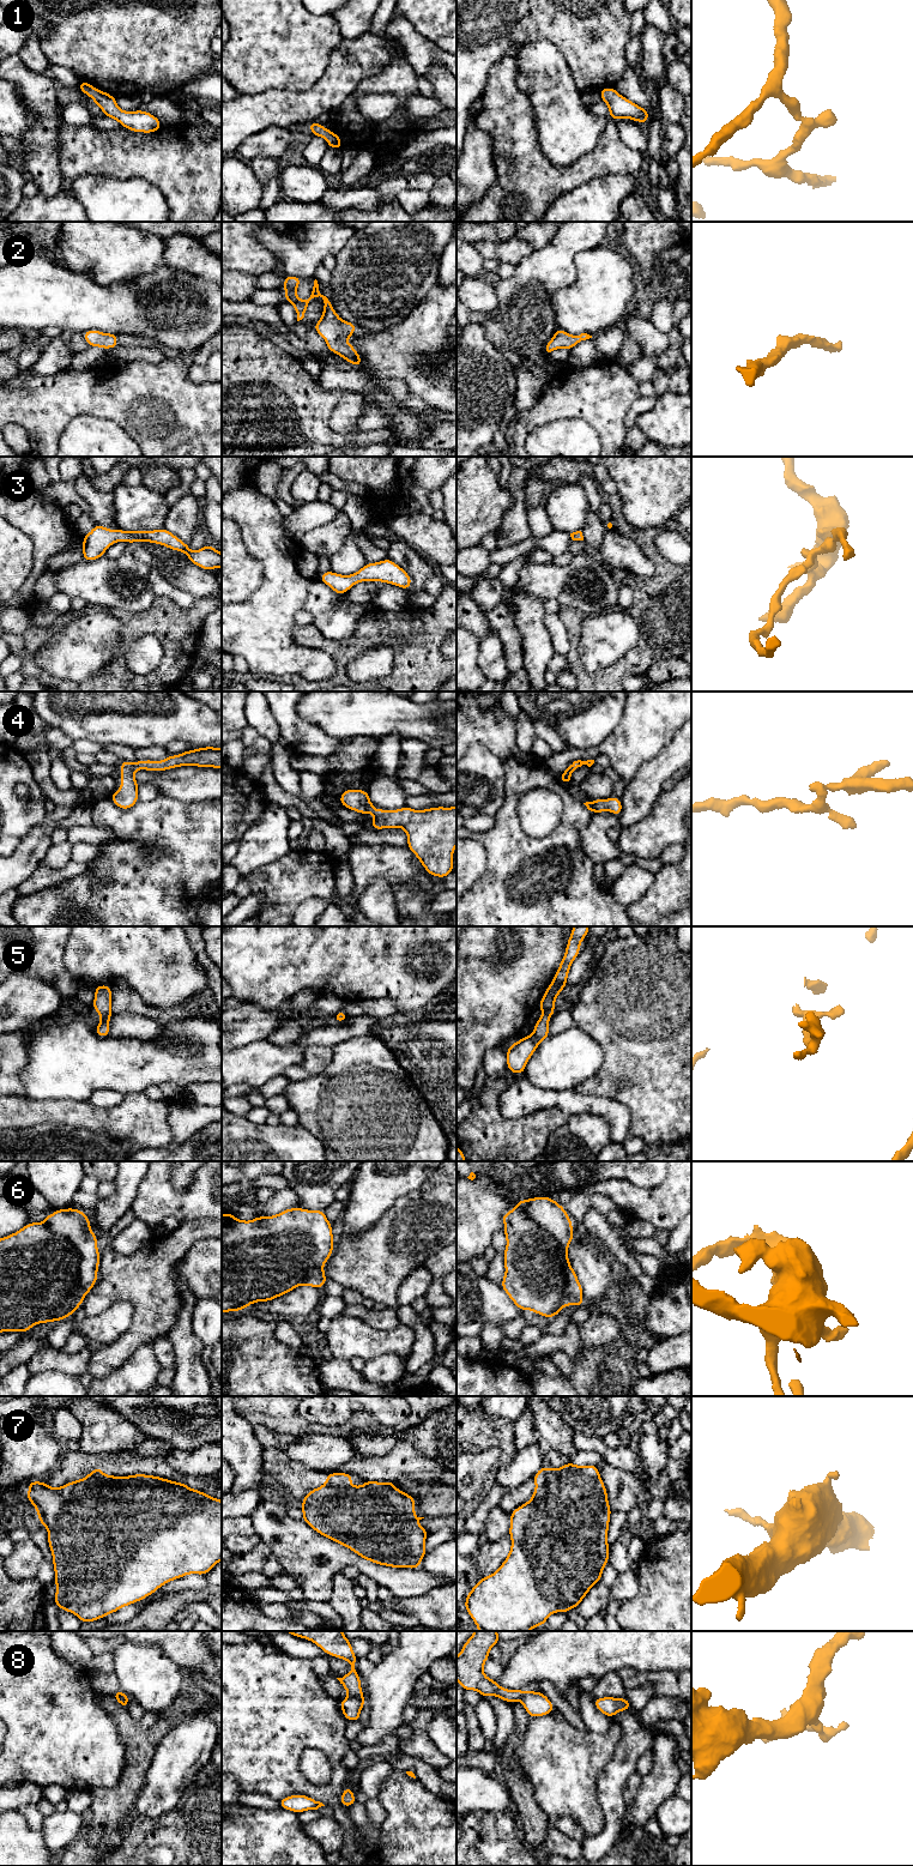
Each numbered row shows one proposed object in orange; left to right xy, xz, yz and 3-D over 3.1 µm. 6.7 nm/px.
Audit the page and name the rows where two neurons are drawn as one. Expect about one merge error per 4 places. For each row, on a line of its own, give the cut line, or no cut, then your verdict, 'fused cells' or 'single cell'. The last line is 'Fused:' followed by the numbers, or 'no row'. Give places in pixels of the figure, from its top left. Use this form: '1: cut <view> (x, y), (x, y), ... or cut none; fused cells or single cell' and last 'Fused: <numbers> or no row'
1: cut none; single cell
2: cut none; single cell
3: cut none; single cell
4: cut none; single cell
5: cut none; single cell
6: cut none; single cell
7: cut xy (89, 1474), (102, 1478), (116, 1477); fused cells
8: cut none; single cell
Fused: 7

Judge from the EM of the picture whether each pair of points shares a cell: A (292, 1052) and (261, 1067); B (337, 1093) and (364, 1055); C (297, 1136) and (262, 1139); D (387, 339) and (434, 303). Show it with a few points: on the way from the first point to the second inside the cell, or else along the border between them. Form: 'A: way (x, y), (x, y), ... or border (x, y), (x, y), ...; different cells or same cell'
A: way (285, 1057), (268, 1061); same cell
B: way (346, 1084), (364, 1064); same cell
C: way (289, 1139), (271, 1139); same cell
D: way (399, 339), (423, 315); same cell

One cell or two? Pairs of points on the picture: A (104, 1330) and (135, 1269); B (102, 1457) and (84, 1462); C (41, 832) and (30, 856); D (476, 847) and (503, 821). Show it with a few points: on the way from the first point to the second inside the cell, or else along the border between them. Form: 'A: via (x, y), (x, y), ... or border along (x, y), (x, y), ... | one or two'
A: border along (133, 1306), (125, 1300), (116, 1300), (95, 1314) | two
B: via (97, 1462), (89, 1462) | one
C: via (38, 838), (31, 850) | one
D: border along (469, 838), (477, 839), (484, 847), (485, 870) | two

